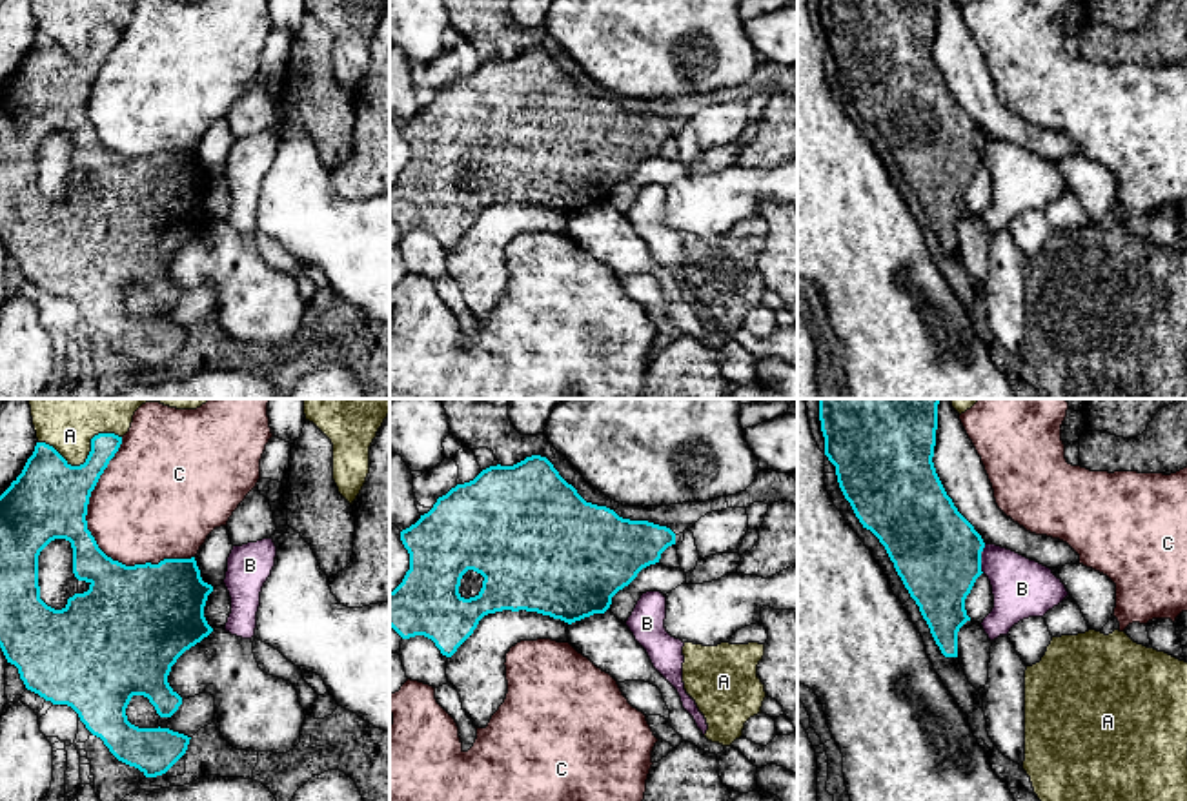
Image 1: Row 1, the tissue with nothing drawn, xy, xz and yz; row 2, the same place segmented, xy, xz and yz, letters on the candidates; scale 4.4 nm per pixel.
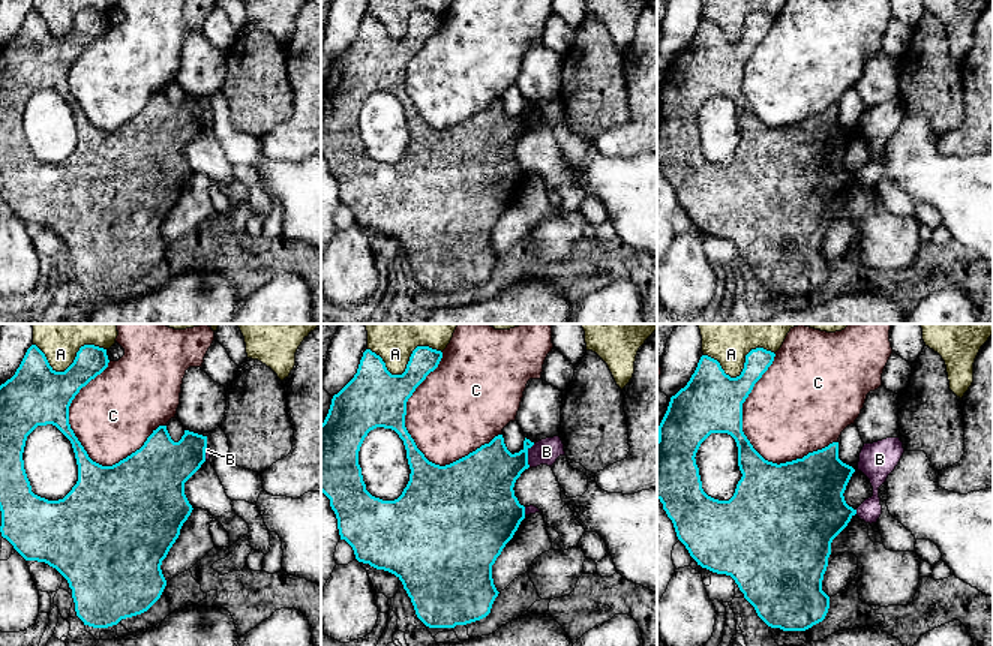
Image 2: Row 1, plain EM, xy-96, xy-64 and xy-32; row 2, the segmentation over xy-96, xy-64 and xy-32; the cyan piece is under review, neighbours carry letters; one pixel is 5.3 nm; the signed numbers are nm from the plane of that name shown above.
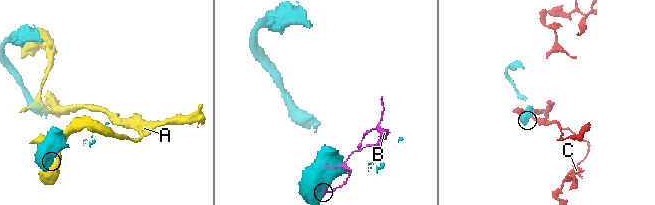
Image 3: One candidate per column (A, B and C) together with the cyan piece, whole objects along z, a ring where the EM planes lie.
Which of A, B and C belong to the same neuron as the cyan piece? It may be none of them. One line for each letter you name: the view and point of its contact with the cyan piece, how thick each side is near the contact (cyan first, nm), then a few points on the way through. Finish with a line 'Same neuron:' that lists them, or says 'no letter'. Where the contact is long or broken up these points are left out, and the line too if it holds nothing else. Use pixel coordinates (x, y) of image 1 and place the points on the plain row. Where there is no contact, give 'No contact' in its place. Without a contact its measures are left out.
Same neuron: no letter

